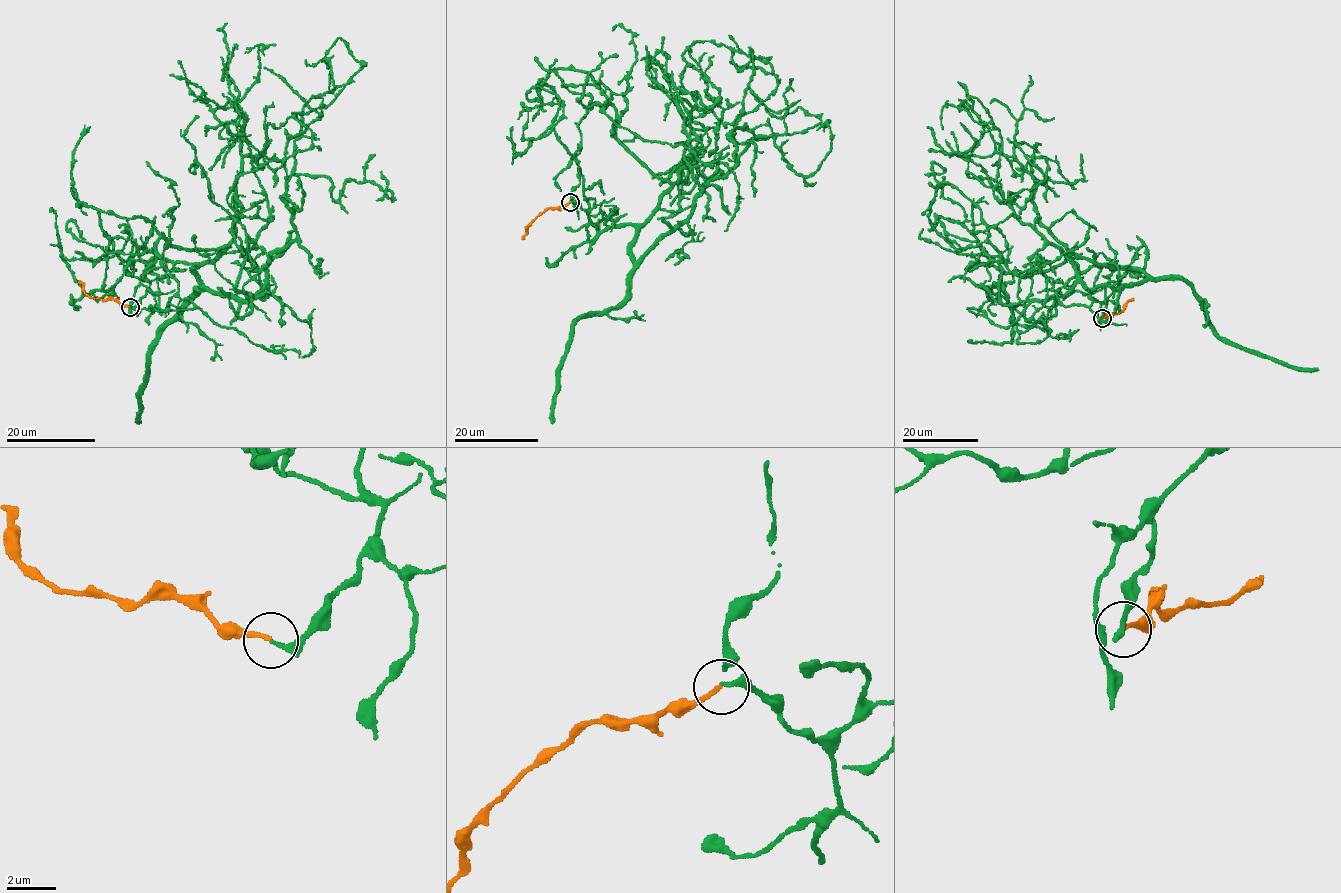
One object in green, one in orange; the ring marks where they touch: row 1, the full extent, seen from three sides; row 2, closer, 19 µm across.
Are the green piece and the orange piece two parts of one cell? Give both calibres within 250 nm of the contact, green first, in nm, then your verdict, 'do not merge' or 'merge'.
180/160 nm | merge

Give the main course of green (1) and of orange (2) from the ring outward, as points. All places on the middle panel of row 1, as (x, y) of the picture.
1: (570, 202), (638, 262), (672, 233), (701, 191), (678, 101), (720, 92), (682, 57), (768, 58), (734, 48)
2: (570, 202), (547, 208), (527, 227), (522, 239)

